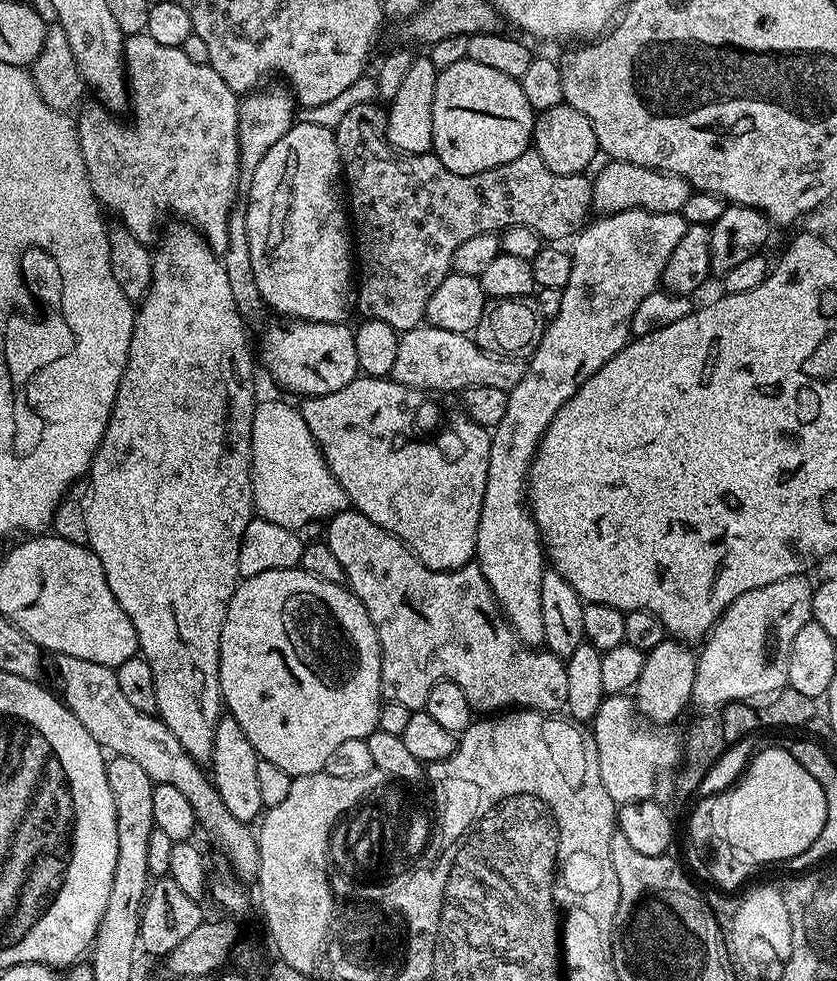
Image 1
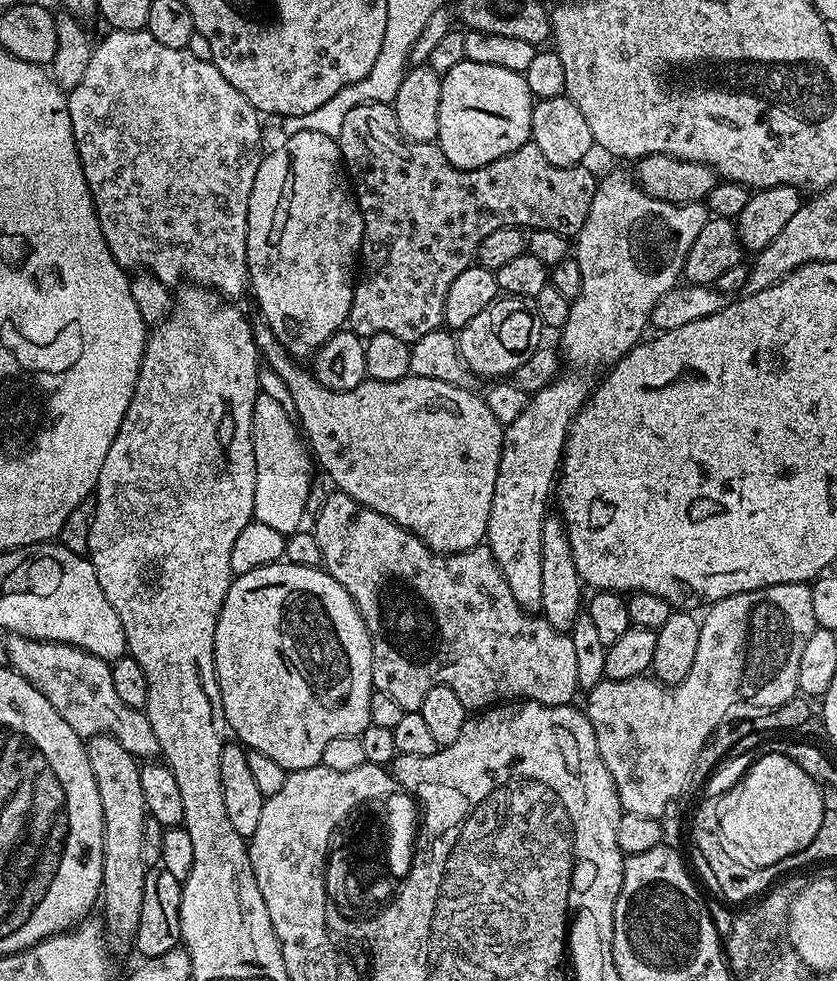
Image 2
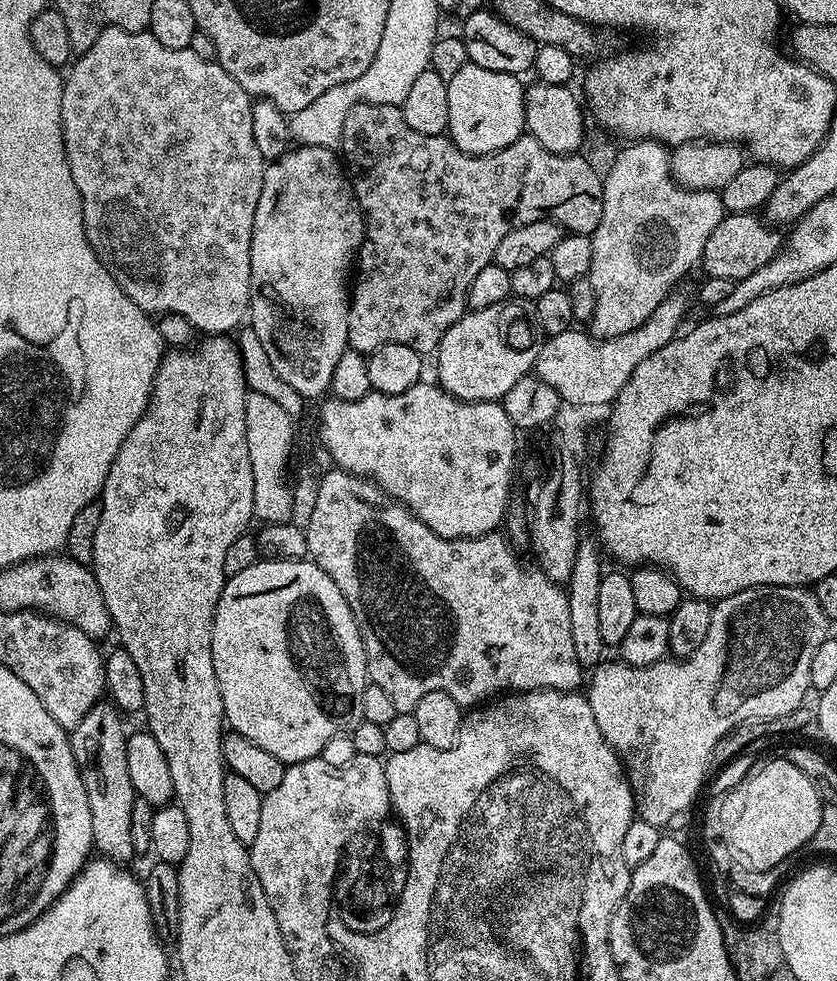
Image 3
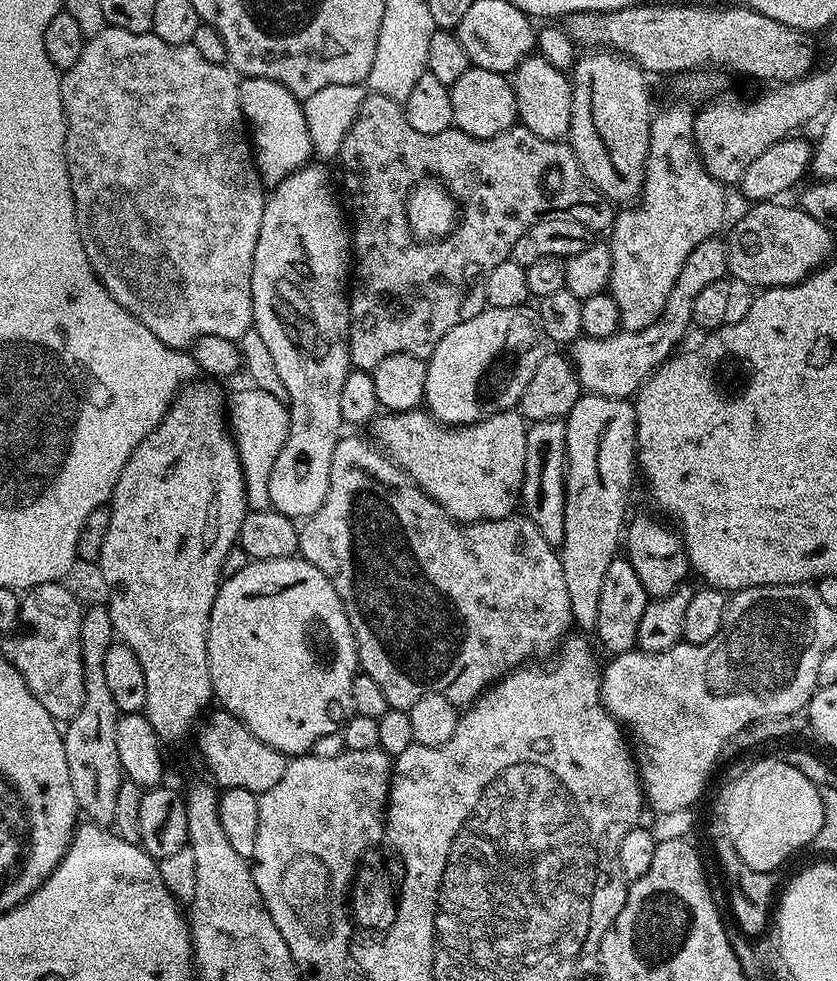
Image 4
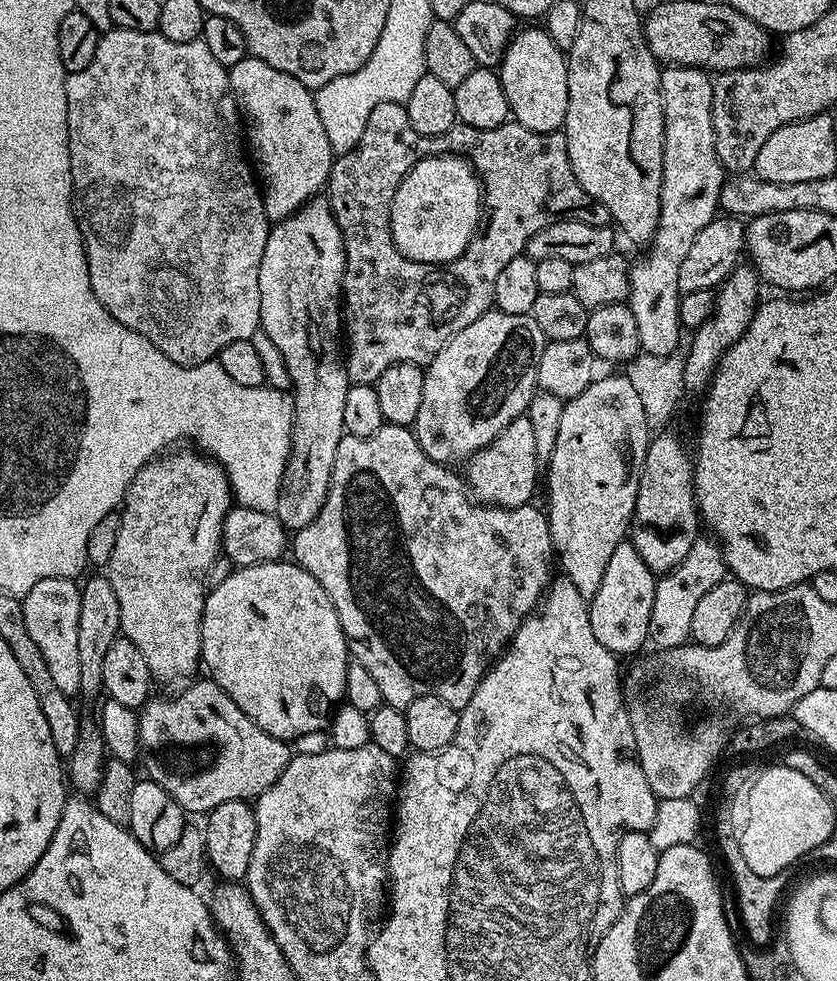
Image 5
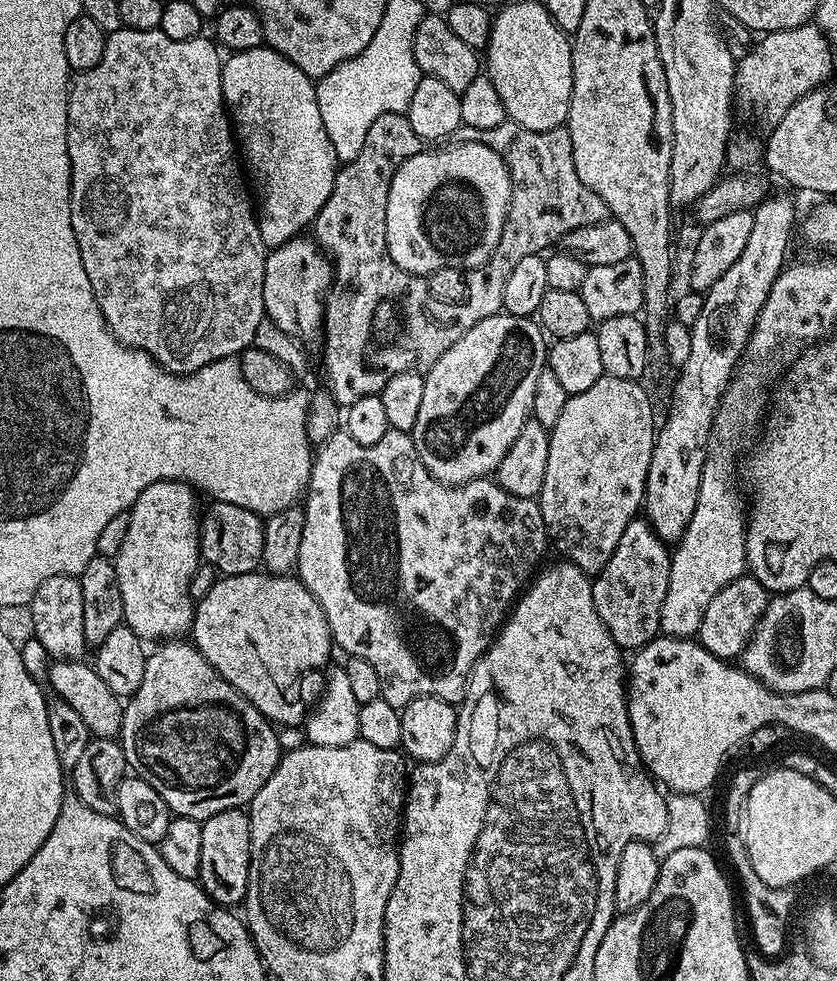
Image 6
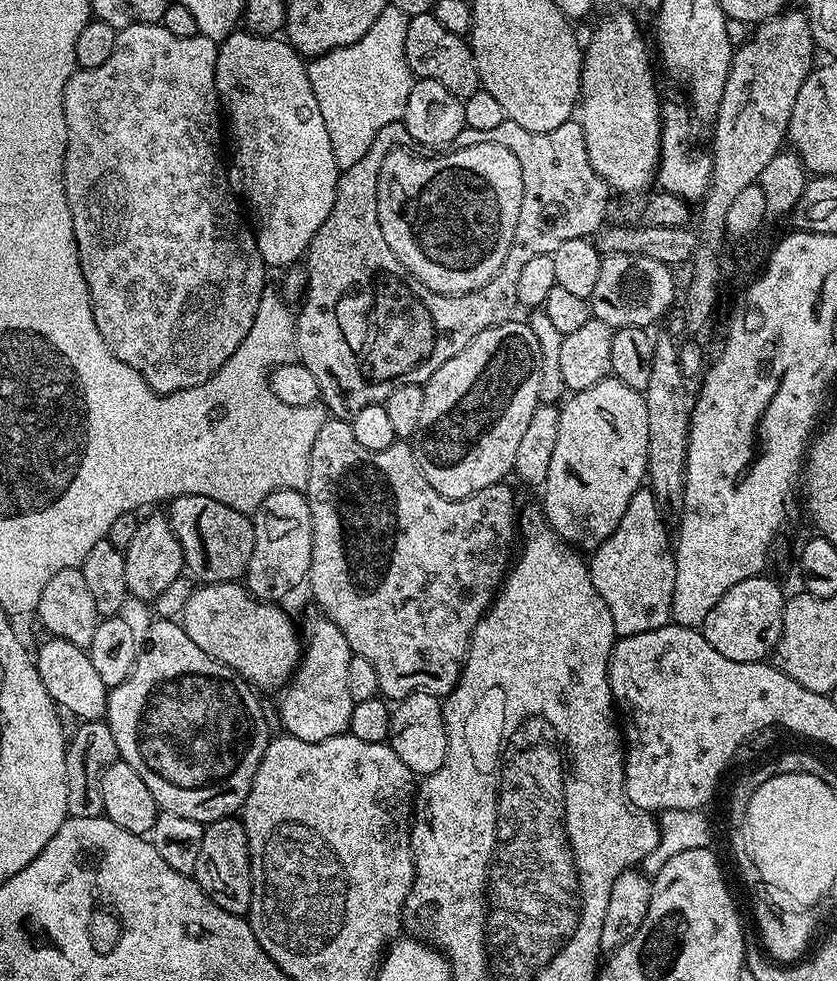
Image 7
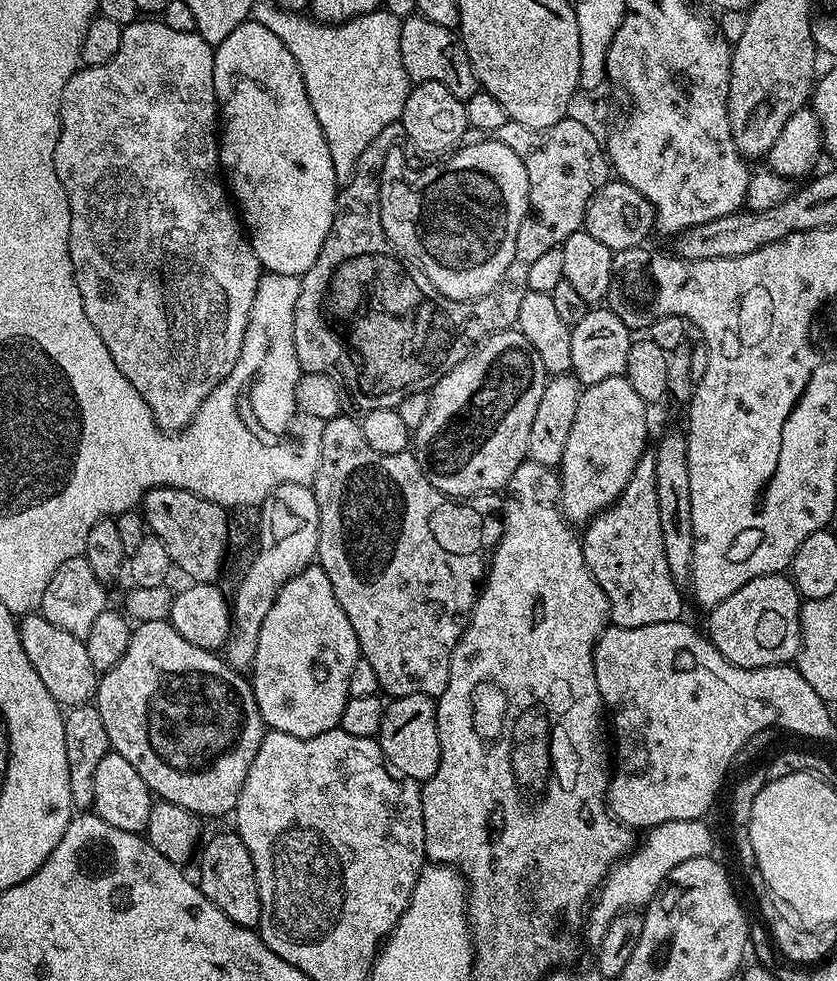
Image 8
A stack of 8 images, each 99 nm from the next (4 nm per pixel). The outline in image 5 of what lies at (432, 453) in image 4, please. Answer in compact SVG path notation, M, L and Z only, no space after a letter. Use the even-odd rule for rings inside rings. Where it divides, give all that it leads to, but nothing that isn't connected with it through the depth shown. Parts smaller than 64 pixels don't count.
M528 415L514 418L494 442L468 457L466 467L466 487L479 503L494 504L497 508L517 508L529 503L536 492L536 475L541 475L542 462L536 457L534 429Z

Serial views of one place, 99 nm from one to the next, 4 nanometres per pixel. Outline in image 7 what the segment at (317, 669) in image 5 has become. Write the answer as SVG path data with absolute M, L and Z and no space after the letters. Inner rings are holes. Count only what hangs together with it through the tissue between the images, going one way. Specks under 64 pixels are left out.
M240 582L206 584L190 594L182 623L186 634L190 634L190 642L206 650L210 658L230 666L257 689L280 690L291 680L302 655L301 633L280 608L279 603L256 599Z

